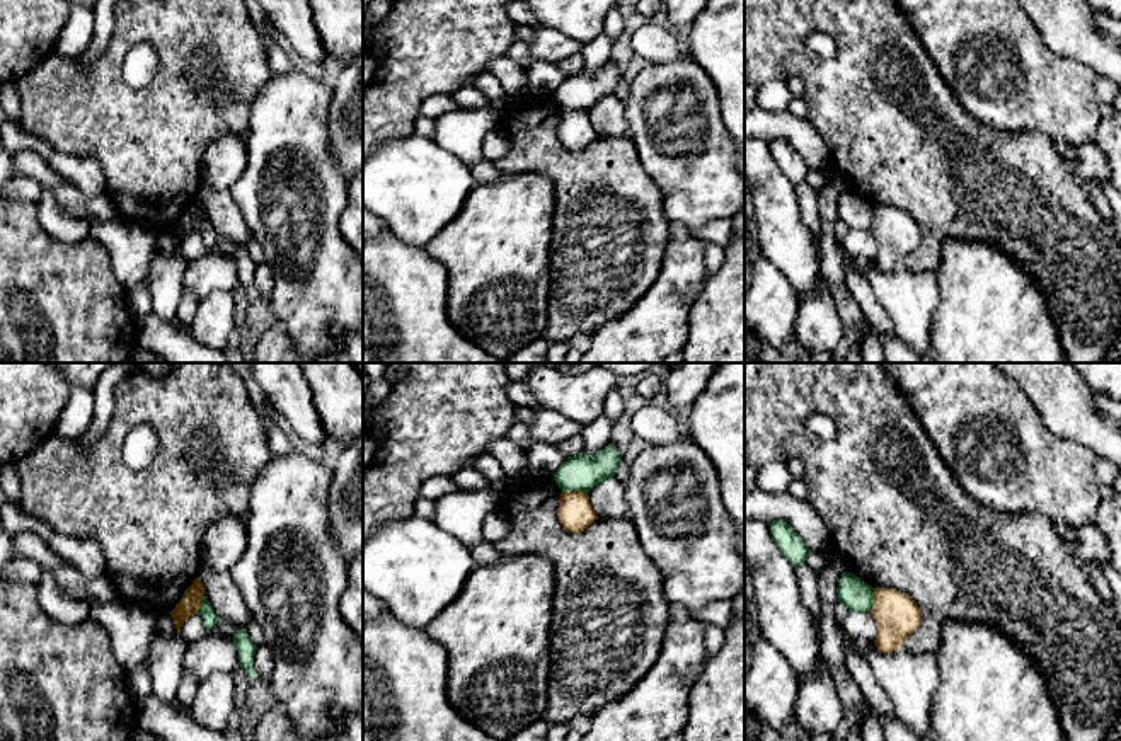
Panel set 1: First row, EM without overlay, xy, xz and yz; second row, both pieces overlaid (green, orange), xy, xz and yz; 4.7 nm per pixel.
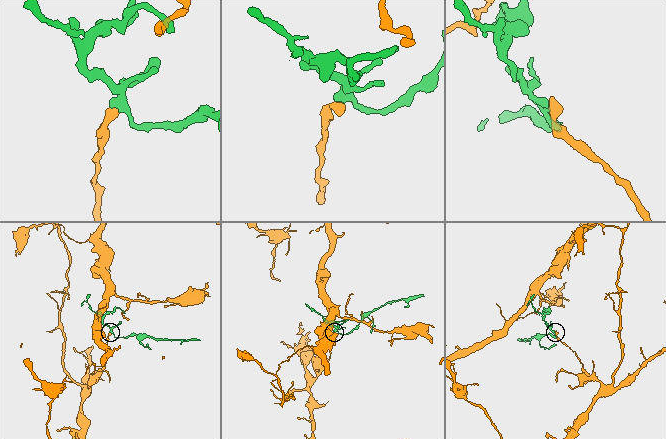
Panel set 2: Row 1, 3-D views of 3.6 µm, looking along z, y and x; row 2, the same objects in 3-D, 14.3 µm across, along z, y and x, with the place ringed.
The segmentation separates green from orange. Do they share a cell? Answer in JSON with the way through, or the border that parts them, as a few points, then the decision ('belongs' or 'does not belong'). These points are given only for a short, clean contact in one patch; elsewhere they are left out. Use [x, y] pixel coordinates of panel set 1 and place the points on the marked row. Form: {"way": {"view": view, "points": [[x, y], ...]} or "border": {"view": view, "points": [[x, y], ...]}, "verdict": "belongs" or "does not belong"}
{"border": {"view": "xz", "points": [[563, 489], [583, 489], [586, 493]]}, "verdict": "does not belong"}

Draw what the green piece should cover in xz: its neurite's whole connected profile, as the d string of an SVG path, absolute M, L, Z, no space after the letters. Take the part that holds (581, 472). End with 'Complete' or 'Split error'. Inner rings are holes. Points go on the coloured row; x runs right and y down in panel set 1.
M613 445L601 451L584 455L583 451L567 460L552 475L560 491L589 492L596 484L615 477L622 455Z. Complete

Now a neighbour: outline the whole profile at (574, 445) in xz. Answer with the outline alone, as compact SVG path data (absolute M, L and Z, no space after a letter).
M578 434L578 436L572 436L569 439L559 441L555 446L557 446L560 455L574 457L584 450L584 439L581 434Z

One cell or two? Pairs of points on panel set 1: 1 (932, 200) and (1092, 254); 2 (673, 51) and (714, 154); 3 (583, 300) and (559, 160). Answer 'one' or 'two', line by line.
1: one
2: two
3: one

